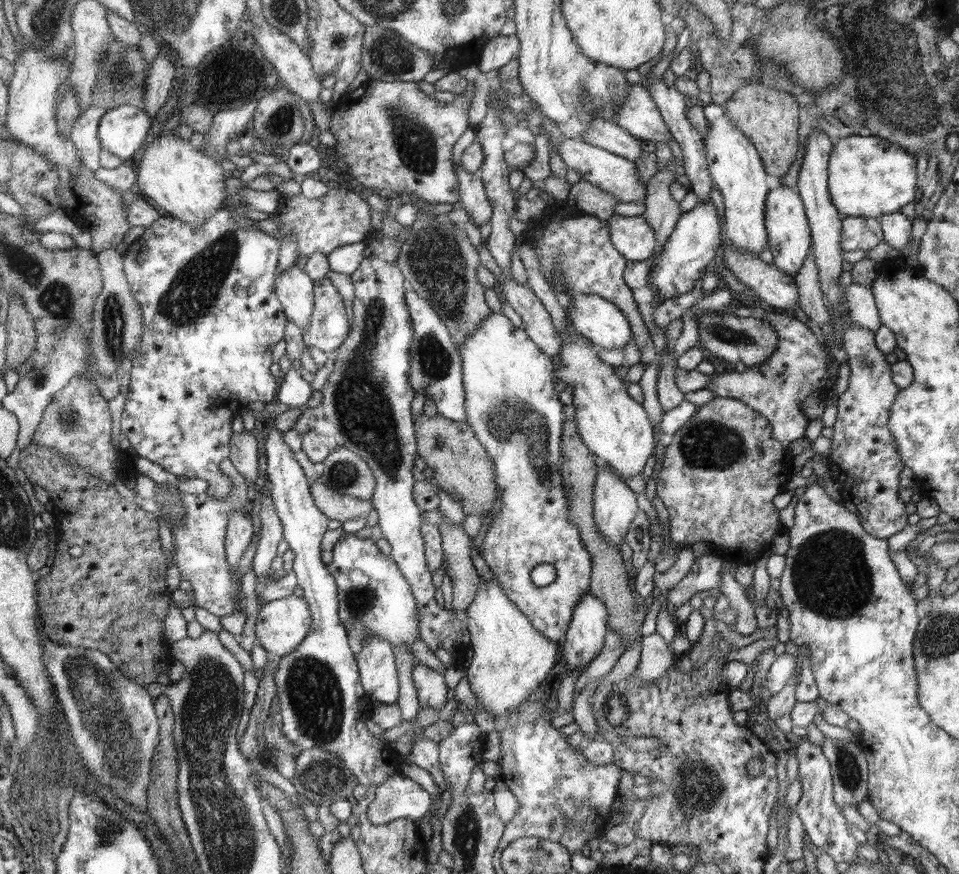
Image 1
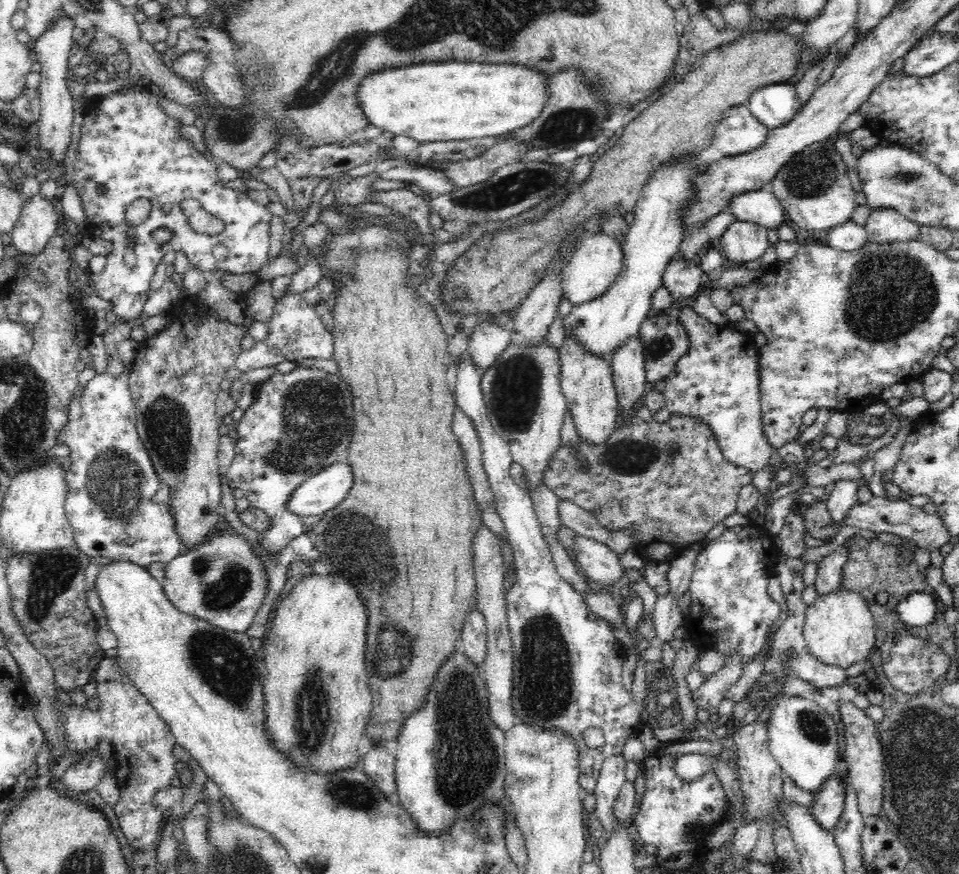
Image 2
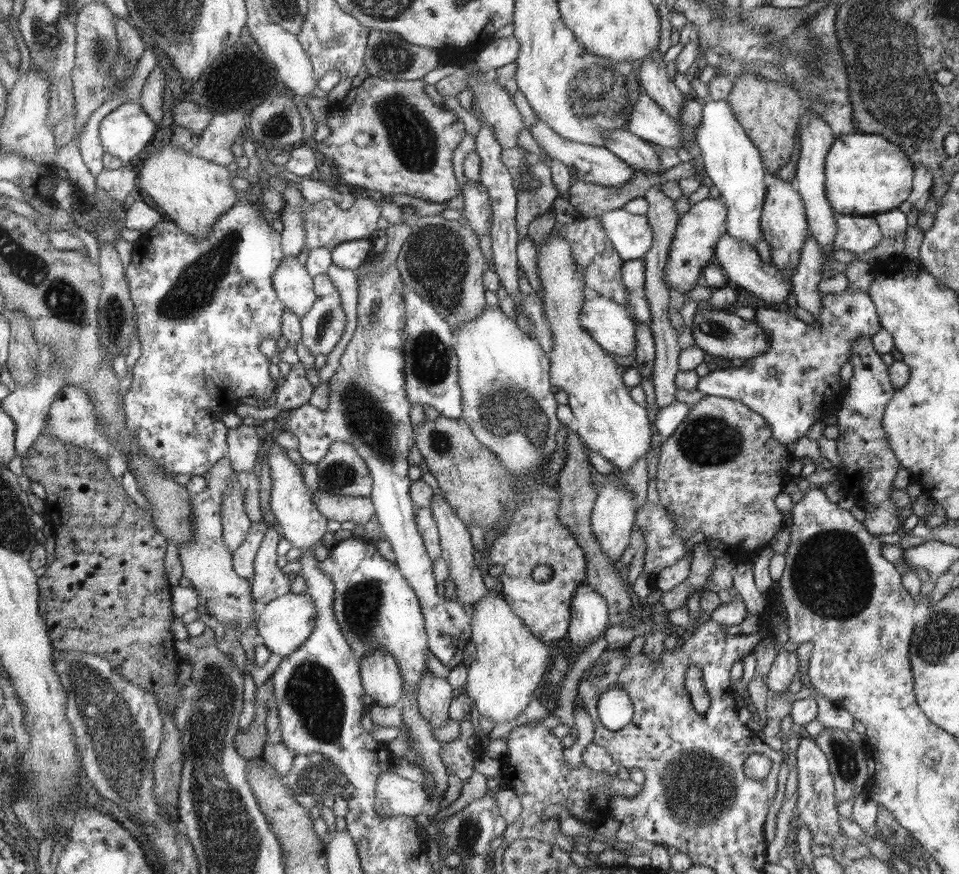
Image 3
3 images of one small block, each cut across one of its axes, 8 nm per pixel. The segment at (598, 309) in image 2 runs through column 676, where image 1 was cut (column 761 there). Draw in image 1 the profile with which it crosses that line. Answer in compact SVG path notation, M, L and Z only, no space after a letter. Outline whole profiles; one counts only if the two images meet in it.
M705 104L703 111L709 124L703 136L709 173L725 204L724 237L743 253L759 256L769 243L768 229L765 227L765 204L771 190L766 184L768 172L765 163L749 137L731 121L726 106Z

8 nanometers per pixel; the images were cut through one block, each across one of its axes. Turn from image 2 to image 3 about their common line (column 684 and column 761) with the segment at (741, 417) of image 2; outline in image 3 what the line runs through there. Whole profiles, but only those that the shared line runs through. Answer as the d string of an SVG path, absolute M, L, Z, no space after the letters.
M846 291L838 296L828 293L822 298L822 310L815 316L816 324L806 324L795 315L781 309L759 308L756 310L758 327L764 329L768 337L768 352L764 352L758 358L746 360L740 368L727 367L722 370L714 370L706 376L699 378L697 389L704 395L721 396L730 400L742 401L742 404L749 405L754 412L761 413L769 422L773 437L781 444L790 444L798 441L800 438L807 437L808 430L819 422L826 422L825 417L837 411L841 402L845 400L846 390L844 382L840 378L840 368L846 364L853 356L854 339L858 337L872 337L881 331L880 314L877 312L877 306L874 305L873 298L868 292Z

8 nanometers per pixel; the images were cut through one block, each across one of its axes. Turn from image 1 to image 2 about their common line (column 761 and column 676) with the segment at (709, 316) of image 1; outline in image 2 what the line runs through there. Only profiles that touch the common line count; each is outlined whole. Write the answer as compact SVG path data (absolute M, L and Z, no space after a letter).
M666 312L644 320L638 334L643 340L646 380L651 387L673 372L680 358L688 353L691 340L681 321Z

